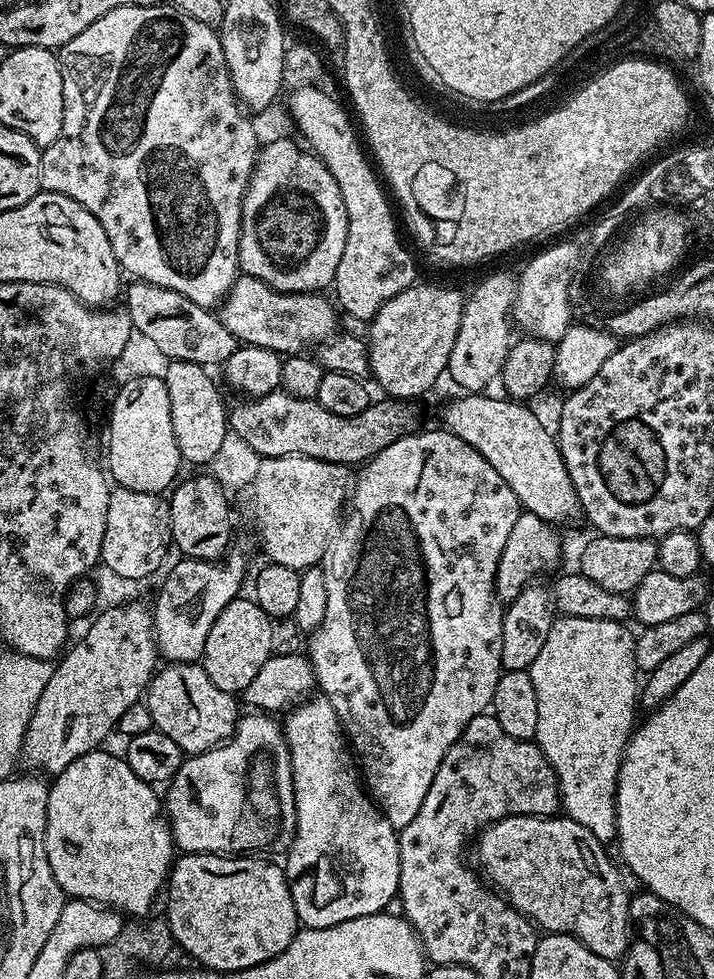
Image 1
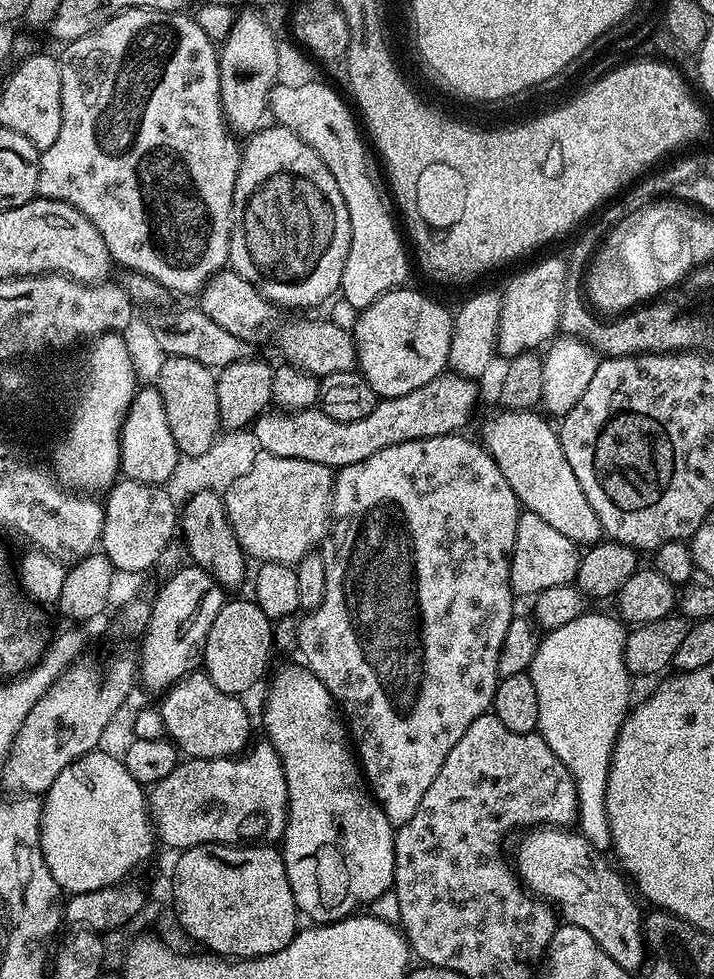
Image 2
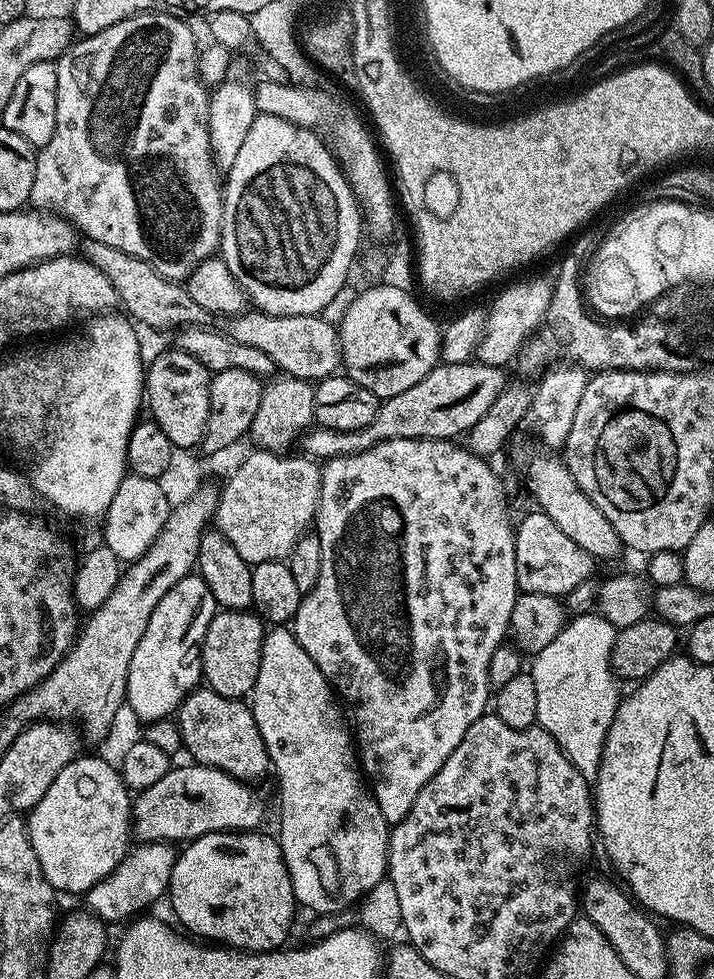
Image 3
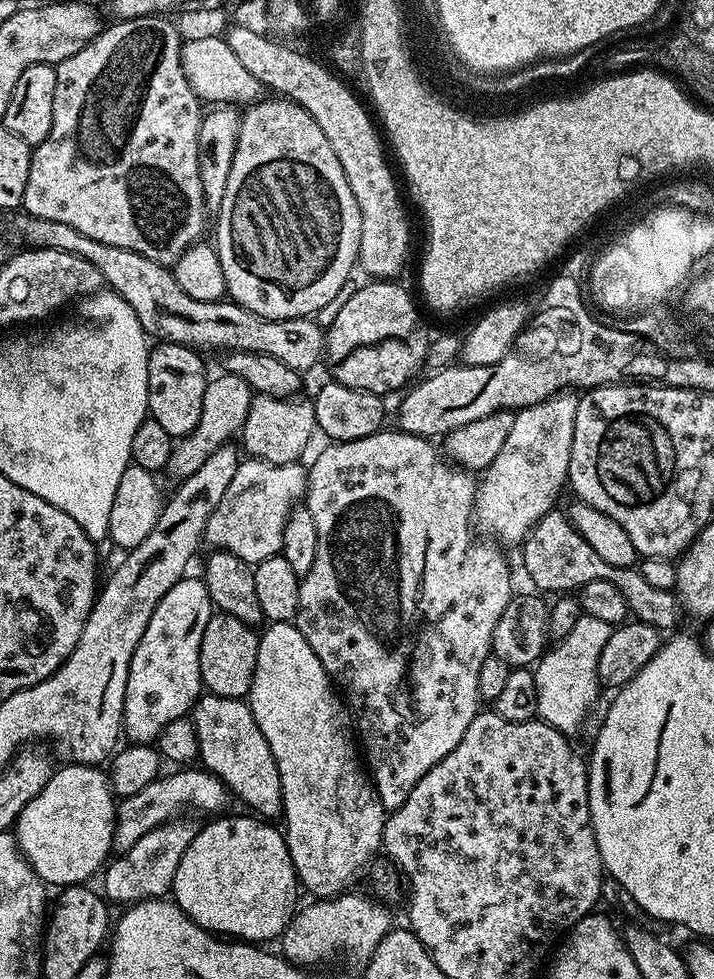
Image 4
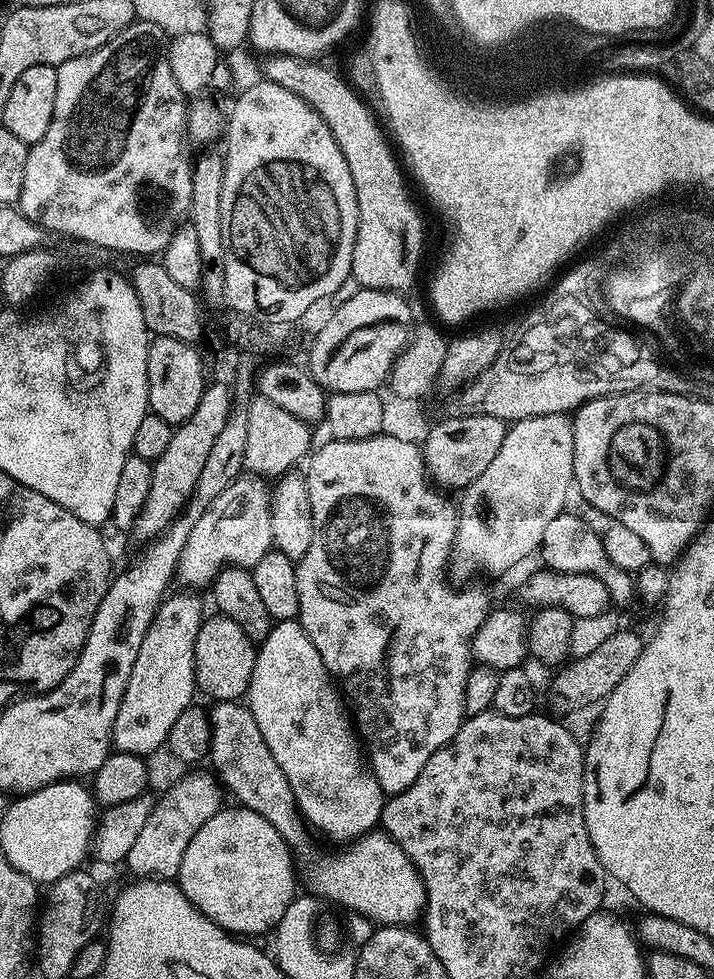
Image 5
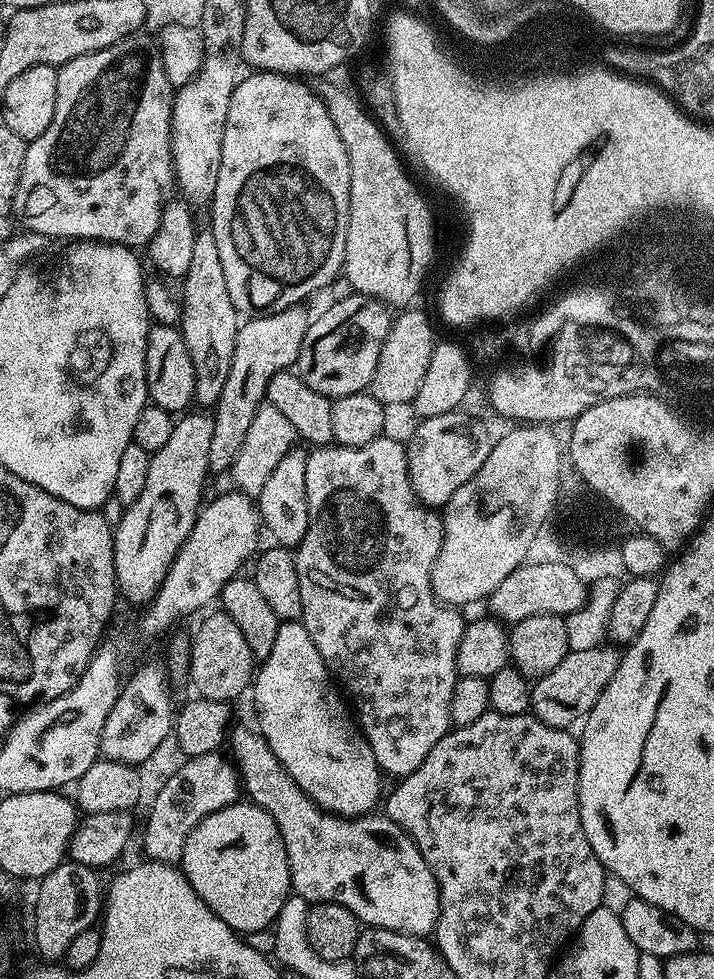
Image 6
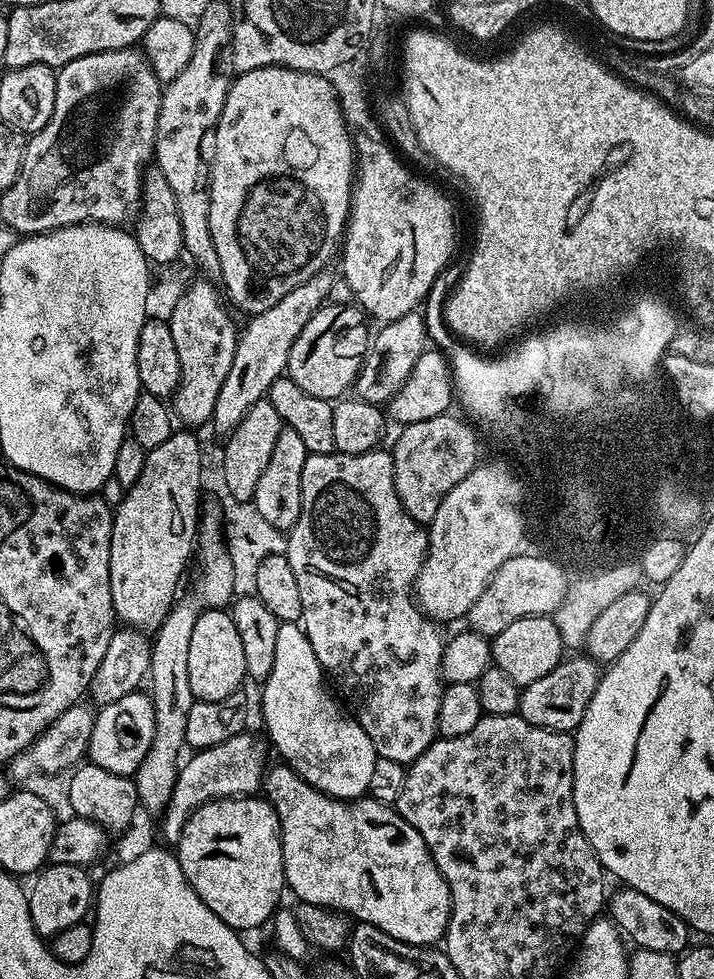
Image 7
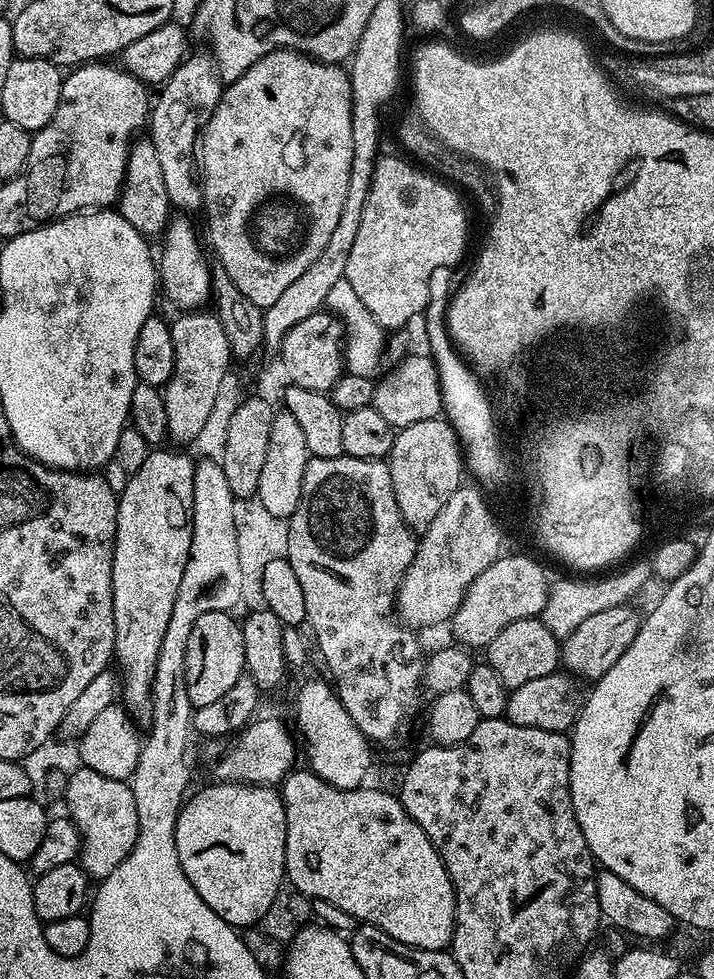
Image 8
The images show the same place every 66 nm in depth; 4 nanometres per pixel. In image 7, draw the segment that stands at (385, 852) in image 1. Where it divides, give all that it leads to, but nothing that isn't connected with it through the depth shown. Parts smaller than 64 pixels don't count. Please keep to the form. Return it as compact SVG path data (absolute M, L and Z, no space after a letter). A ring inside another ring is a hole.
M281 623L278 638L274 642L274 666L270 666L270 674L262 681L261 688L264 689L260 692L260 712L264 715L264 728L269 736L267 739L275 755L277 752L280 755L277 757L283 763L322 794L333 796L336 800L359 800L367 793L364 791L376 776L378 757L374 742L370 742L370 734L362 730L351 711L335 695L332 697L328 693L324 680L326 673L320 667L314 646L310 646L310 638L306 638L303 627L299 623Z

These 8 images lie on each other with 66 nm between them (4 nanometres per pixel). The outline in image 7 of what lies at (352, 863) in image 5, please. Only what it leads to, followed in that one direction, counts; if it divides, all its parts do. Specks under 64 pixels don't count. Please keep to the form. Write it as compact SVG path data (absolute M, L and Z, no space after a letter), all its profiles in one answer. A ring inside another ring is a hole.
M276 762L276 765L274 764L265 771L262 792L268 803L275 808L278 814L282 858L284 859L284 883L287 891L289 893L293 892L297 896L295 898L297 901L335 908L347 914L353 921L359 922L361 920L362 923L368 924L367 927L369 929L377 928L386 934L390 934L390 938L398 938L407 944L419 944L421 946L439 945L443 941L444 932L448 929L448 923L450 922L452 899L450 898L450 890L448 889L446 878L442 878L442 874L438 870L438 866L434 862L426 842L422 842L422 834L418 834L418 830L414 830L414 826L410 826L410 822L406 822L406 818L402 818L396 813L396 809L391 803L379 804L376 800L368 800L369 798L336 800L333 796L322 794L314 786L310 786L310 782L302 779L287 764L283 762Z

